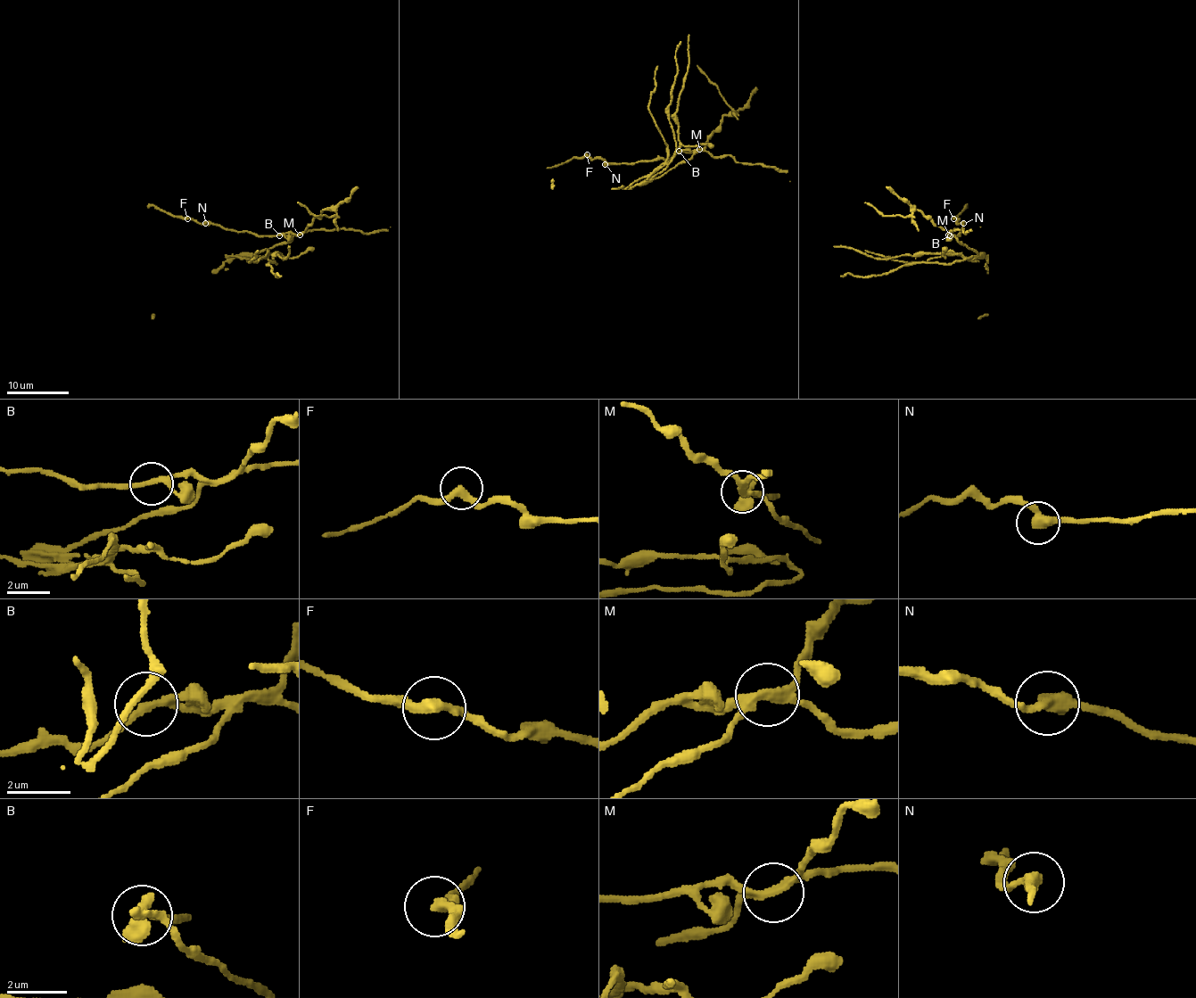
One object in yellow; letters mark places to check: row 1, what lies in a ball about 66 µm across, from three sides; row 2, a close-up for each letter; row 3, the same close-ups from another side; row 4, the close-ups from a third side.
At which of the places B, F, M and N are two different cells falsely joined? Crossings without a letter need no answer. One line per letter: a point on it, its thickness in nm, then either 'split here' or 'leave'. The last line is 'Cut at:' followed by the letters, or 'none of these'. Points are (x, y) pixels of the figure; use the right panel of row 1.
B: at (950, 235); 200 nm thick; leave
F: at (953, 218); 320 nm thick; leave
M: at (948, 235); 240 nm thick; split here
N: at (963, 223); 400 nm thick; leave
Cut at: M

